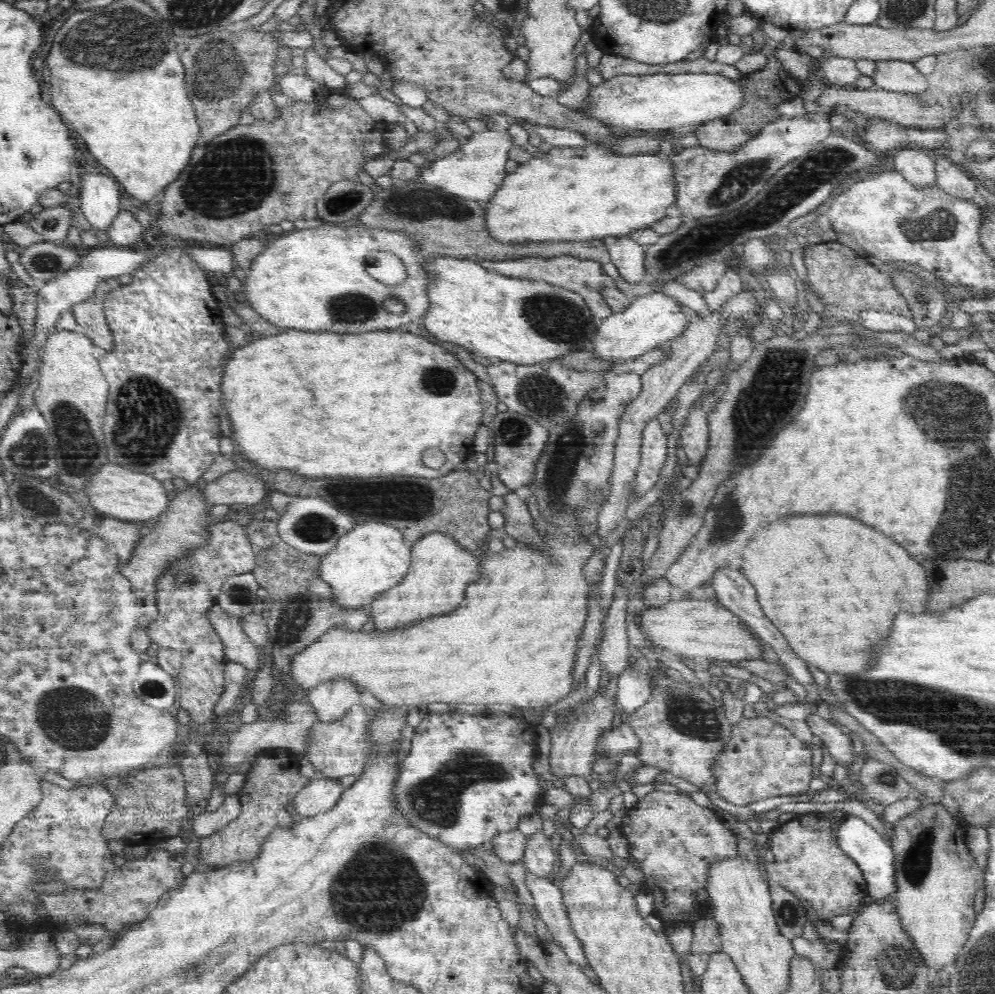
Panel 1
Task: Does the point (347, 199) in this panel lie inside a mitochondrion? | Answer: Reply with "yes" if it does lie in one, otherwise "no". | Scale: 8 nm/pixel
yes

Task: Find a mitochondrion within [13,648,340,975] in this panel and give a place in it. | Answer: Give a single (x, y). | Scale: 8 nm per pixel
(75, 721)

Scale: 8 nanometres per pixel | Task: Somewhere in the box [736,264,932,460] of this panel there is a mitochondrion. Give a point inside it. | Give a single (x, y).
(921, 298)

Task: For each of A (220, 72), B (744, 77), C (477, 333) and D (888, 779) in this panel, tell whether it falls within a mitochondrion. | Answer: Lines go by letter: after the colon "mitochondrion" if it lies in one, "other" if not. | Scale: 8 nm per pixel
A: mitochondrion
B: other
C: other
D: mitochondrion

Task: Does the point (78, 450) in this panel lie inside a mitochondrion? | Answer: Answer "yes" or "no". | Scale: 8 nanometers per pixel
yes

